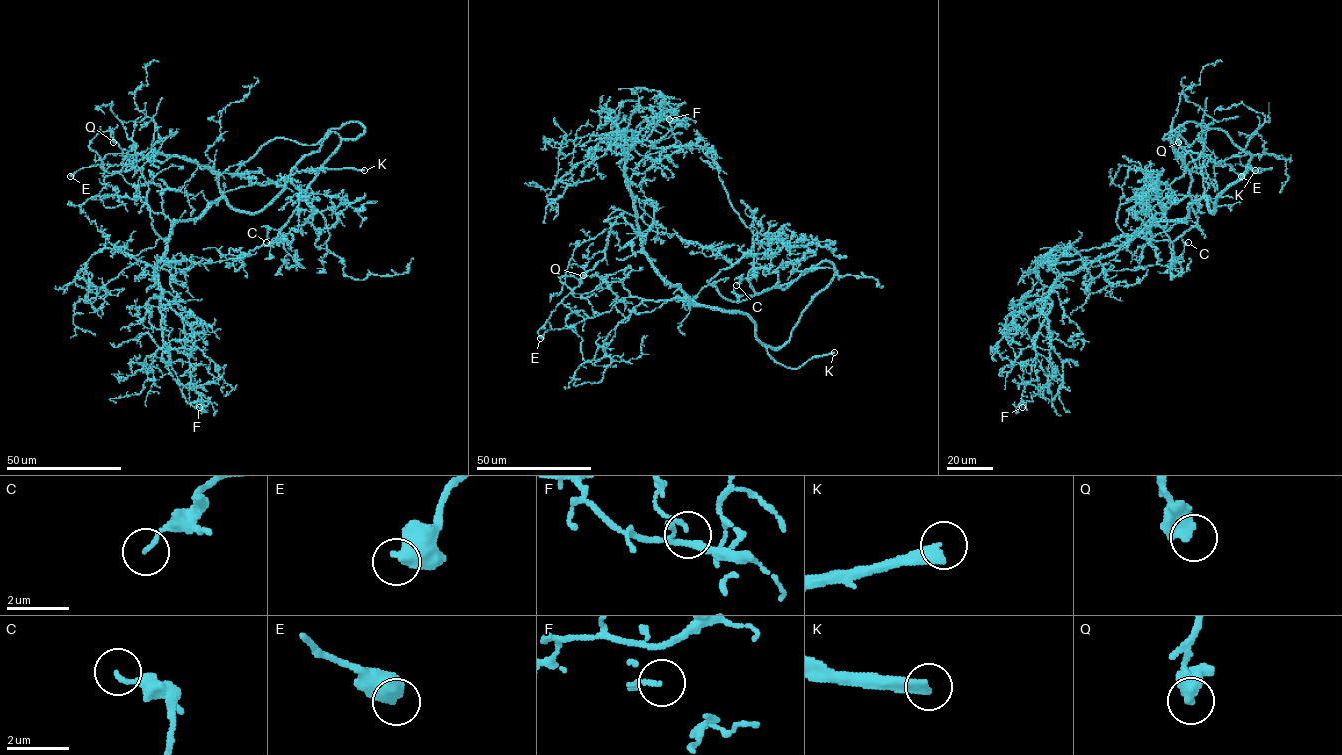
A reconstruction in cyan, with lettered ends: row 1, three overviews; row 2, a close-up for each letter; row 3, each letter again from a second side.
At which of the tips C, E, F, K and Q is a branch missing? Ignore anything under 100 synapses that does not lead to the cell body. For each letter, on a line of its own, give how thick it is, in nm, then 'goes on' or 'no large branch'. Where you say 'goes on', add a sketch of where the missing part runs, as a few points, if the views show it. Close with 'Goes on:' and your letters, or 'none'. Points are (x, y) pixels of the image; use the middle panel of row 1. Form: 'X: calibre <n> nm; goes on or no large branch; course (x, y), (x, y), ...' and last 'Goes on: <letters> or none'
C: calibre 120 nm; no large branch
E: calibre 500 nm; no large branch
F: calibre 80 nm; no large branch
K: calibre 340 nm; goes on; course (834, 352), (854, 358), (880, 380)
Q: calibre 400 nm; no large branch
Goes on: K

